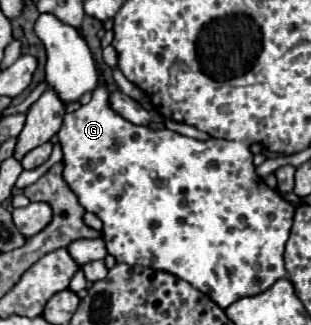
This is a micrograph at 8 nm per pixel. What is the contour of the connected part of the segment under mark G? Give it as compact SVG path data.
M98 71L98 87L92 91L92 101L88 105L82 105L80 109L68 113L64 117L62 129L58 131L58 139L62 145L62 153L64 153L64 181L68 183L68 187L74 191L74 195L78 197L80 205L90 211L96 213L102 221L104 221L104 229L102 229L102 237L106 241L108 253L116 257L118 263L128 263L128 265L144 265L144 267L152 267L152 269L162 269L168 273L174 273L176 277L182 277L184 281L188 281L190 285L194 285L196 289L202 289L214 303L218 303L222 309L226 309L230 303L234 303L240 297L248 297L248 295L256 295L266 291L268 287L272 287L274 281L286 277L286 269L284 269L284 243L288 239L290 227L292 227L292 215L294 215L294 205L284 201L274 189L270 189L258 175L252 163L252 151L238 143L238 141L224 141L224 139L208 139L208 141L198 141L198 139L190 139L184 137L180 133L174 133L166 127L160 129L150 129L150 127L140 127L134 125L130 121L126 121L124 117L120 117L112 107L110 107L110 91L106 87L106 79L102 77L102 73Z

